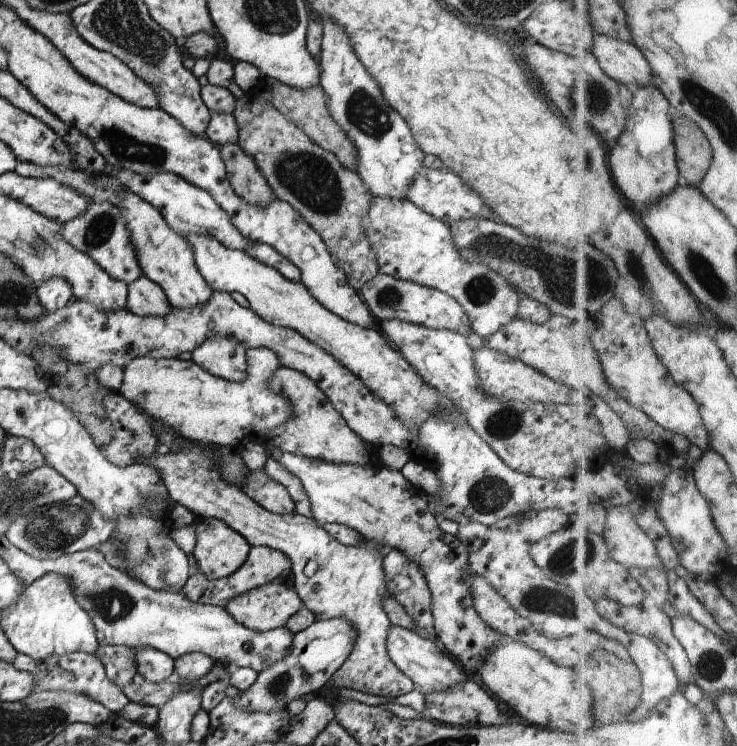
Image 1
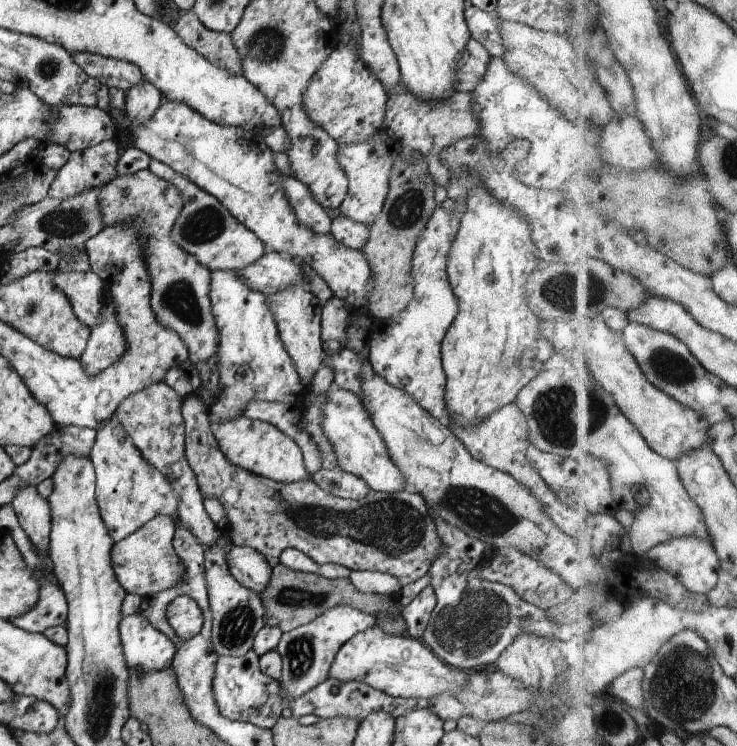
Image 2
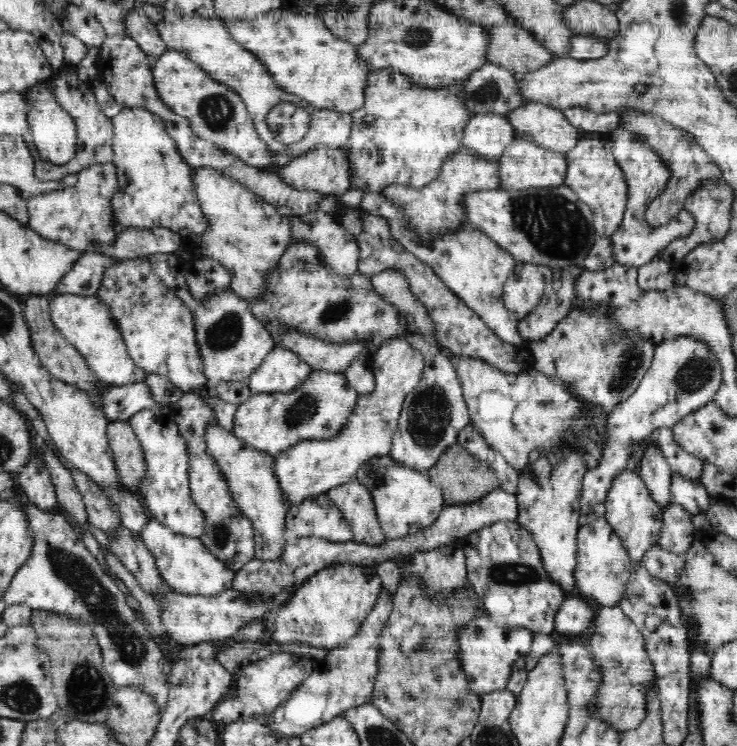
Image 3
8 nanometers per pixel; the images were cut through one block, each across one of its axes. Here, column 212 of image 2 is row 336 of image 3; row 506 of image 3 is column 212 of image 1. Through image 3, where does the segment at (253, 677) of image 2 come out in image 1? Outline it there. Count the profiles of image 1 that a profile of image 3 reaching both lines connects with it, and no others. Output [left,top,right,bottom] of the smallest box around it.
[181,545,292,607]

